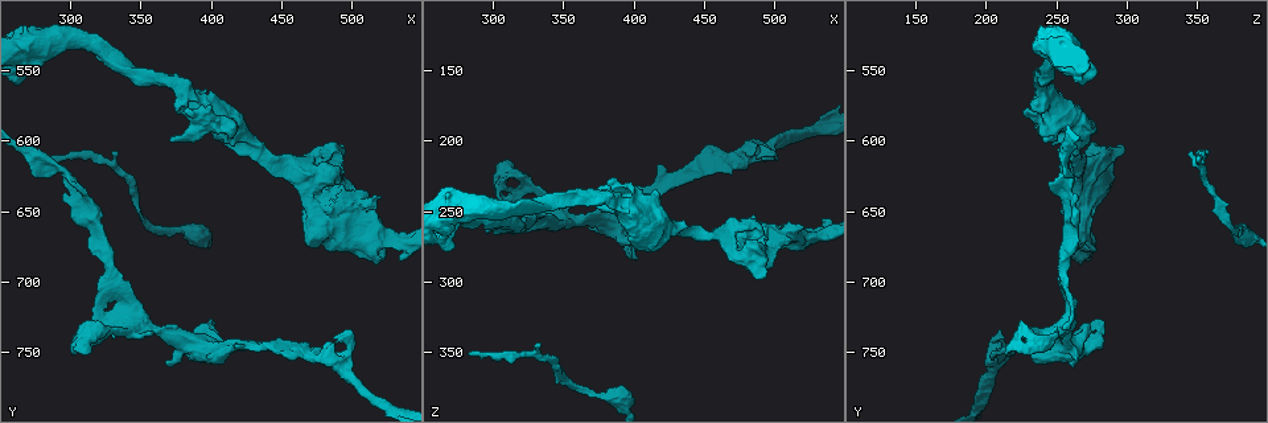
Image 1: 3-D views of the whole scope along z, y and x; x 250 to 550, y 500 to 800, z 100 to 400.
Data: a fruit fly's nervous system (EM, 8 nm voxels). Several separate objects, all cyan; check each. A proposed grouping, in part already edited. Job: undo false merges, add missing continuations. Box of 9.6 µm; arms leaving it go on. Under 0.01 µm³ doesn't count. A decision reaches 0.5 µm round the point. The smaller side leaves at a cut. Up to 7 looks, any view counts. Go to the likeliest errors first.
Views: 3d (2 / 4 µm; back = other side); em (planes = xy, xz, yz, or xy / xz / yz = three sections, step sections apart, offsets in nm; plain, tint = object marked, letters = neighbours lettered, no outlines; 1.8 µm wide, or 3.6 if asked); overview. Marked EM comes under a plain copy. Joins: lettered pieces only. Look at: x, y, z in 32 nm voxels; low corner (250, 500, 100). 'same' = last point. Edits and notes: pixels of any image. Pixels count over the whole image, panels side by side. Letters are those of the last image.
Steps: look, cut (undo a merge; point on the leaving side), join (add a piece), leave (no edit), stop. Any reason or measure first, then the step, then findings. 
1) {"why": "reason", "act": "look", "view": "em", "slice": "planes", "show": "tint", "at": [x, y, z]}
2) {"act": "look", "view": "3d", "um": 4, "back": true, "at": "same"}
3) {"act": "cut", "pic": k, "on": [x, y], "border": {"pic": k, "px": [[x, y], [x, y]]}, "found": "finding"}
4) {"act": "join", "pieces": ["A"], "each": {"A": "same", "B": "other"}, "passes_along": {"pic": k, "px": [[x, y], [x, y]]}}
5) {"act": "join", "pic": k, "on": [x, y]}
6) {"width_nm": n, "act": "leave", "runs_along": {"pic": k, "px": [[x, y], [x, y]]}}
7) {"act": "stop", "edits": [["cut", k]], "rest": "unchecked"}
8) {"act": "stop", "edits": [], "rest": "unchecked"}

{"why": "thin end", "act": "look", "view": "em", "slice": "planes", "show": "letters", "at": [286, 610, 352]}

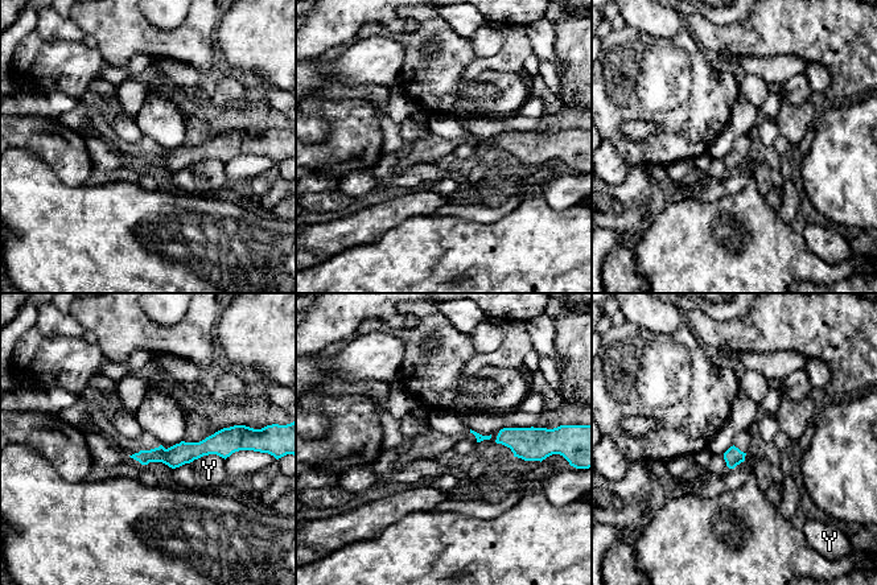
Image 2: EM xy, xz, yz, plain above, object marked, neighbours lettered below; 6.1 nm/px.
{"act": "leave", "each": {"Y": "other"}, "border": {"pic": 2, "px": [[225, 458], [204, 454], [189, 462]]}, "found": "none of them fits"}

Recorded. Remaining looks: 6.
{"why": "a fork", "act": "look", "view": "3d", "um": 2, "at": [482, 752, 212]}

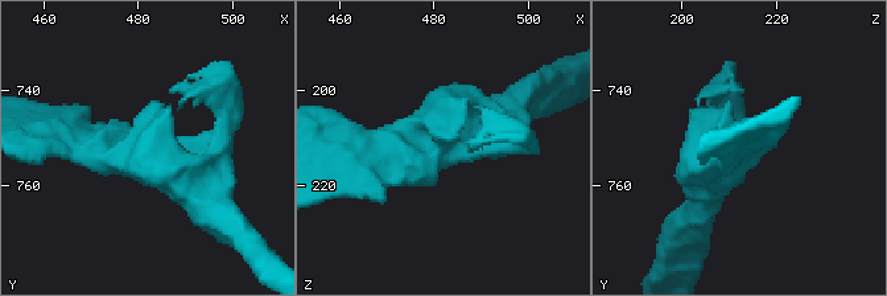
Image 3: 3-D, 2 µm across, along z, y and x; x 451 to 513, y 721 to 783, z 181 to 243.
{"why": "now the EM", "act": "look", "view": "em", "um": 3.6, "slice": "planes", "show": "tint", "at": [480, 752, 211]}

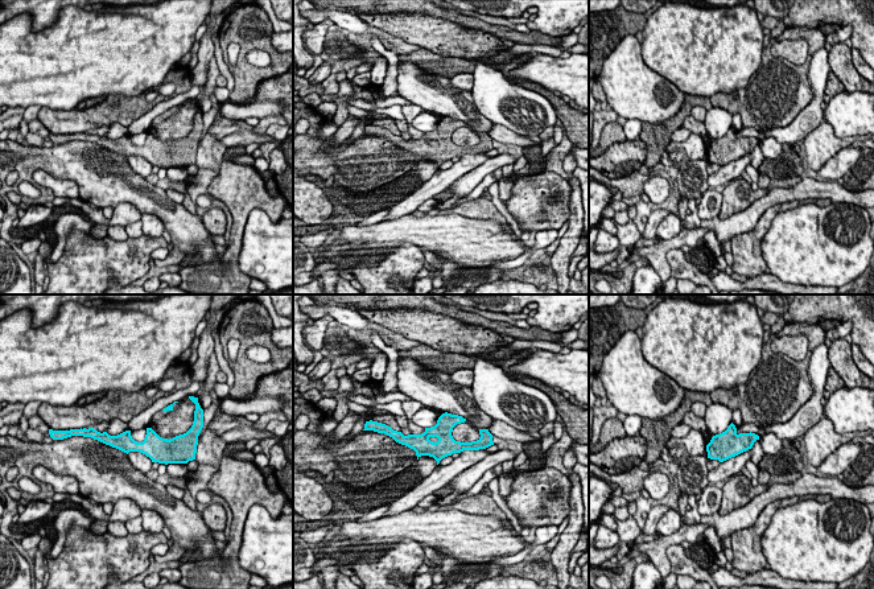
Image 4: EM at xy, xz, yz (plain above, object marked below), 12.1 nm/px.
{"why": "see the neighbours", "act": "look", "view": "em", "um": 3.6, "slice": "planes", "show": "letters", "at": "same"}

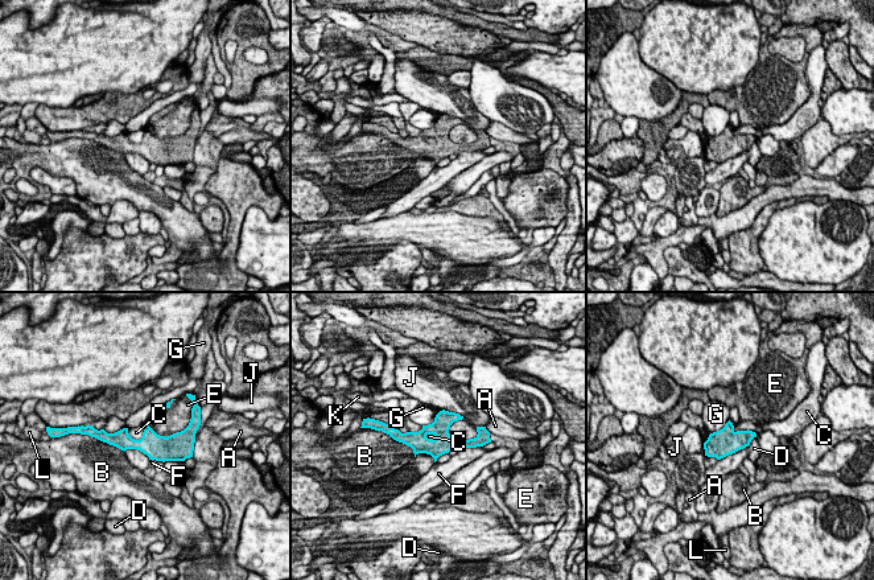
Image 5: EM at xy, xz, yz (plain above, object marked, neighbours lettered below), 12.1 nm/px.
{"act": "leave", "each": {"A": "other", "B": "other", "C": "other", "D": "other", "E": "other", "F": "other", "G": "other", "J": "other", "K": "other", "L": "other"}, "border": {"pic": 5, "px": [[144, 426], [139, 439], [127, 432]]}, "found": "one neuron here"}

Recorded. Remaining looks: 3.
{"why": "a narrow waist", "act": "look", "view": "3d", "um": 4, "at": [348, 728, 258]}

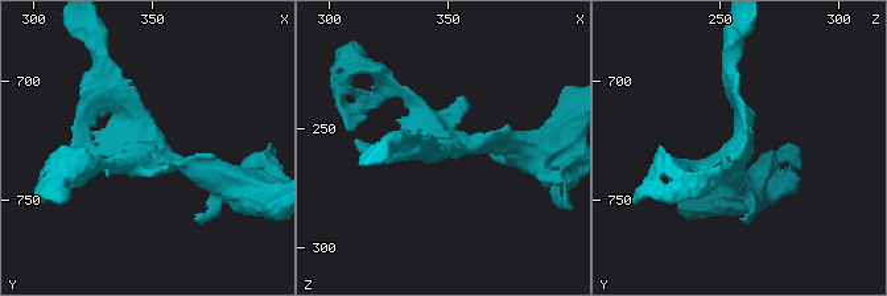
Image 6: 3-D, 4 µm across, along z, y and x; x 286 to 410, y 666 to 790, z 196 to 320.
{"act": "look", "view": "em", "slice": "planes", "show": "letters", "at": [349, 725, 259]}

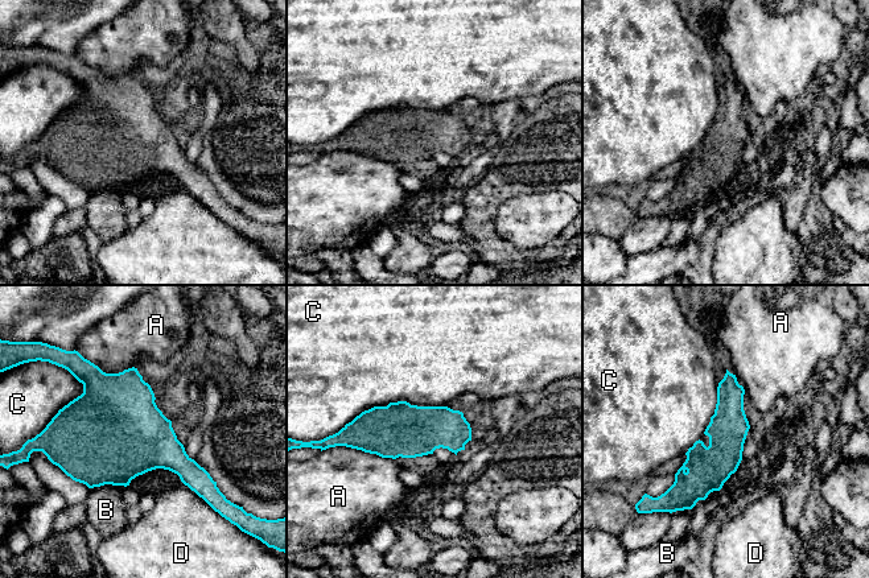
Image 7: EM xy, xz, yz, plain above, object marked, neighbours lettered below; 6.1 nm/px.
{"width_nm": 260, "act": "leave", "each": {"A": "other", "B": "other", "C": "other", "D": "other"}, "border": {"pic": 7, "px": [[70, 372], [82, 392], [48, 424]]}, "found": "one neuron here"}

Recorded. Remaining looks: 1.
{"act": "stop", "edits": [], "rest": "unchecked"}

